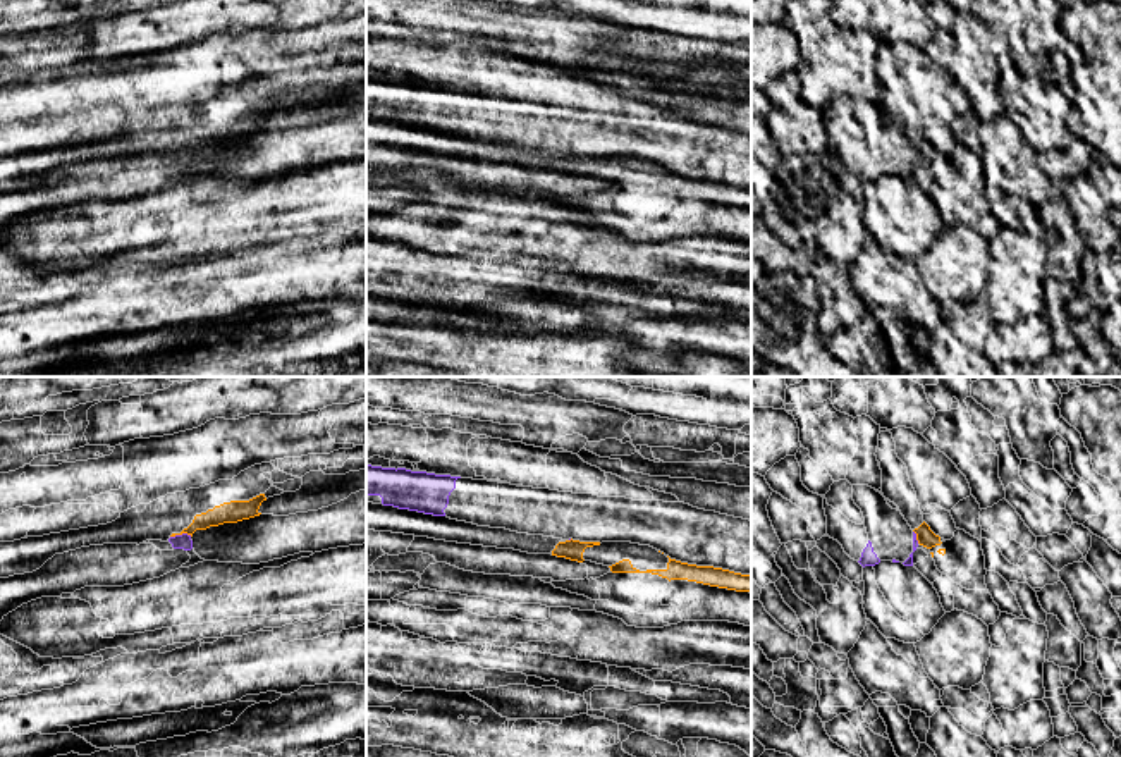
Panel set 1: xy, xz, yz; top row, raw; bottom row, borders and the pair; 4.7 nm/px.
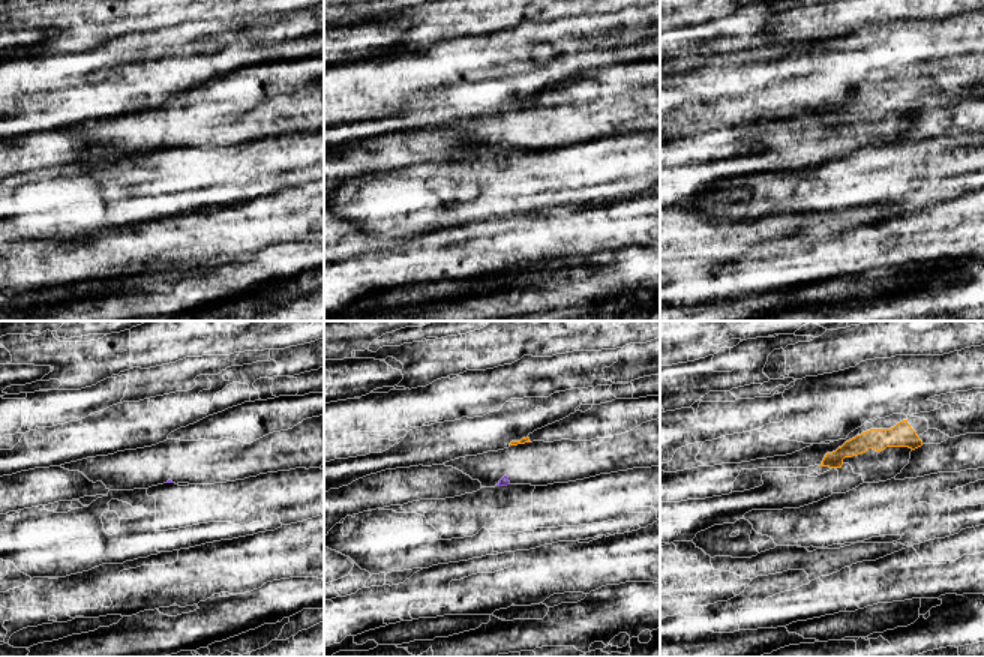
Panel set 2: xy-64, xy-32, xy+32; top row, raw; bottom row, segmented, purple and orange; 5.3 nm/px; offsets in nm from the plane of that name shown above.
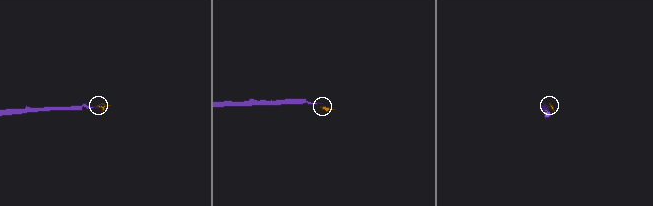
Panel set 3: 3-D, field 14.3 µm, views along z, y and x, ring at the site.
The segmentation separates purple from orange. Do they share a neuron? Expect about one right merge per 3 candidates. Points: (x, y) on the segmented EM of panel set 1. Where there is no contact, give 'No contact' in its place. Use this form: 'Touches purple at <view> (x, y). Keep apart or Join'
Touches purple at xy (183, 534). Keep apart

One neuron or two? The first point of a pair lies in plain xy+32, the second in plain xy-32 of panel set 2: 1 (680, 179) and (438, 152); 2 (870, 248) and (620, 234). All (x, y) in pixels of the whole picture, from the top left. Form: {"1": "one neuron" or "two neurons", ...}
{"1": "one neuron", "2": "one neuron"}

